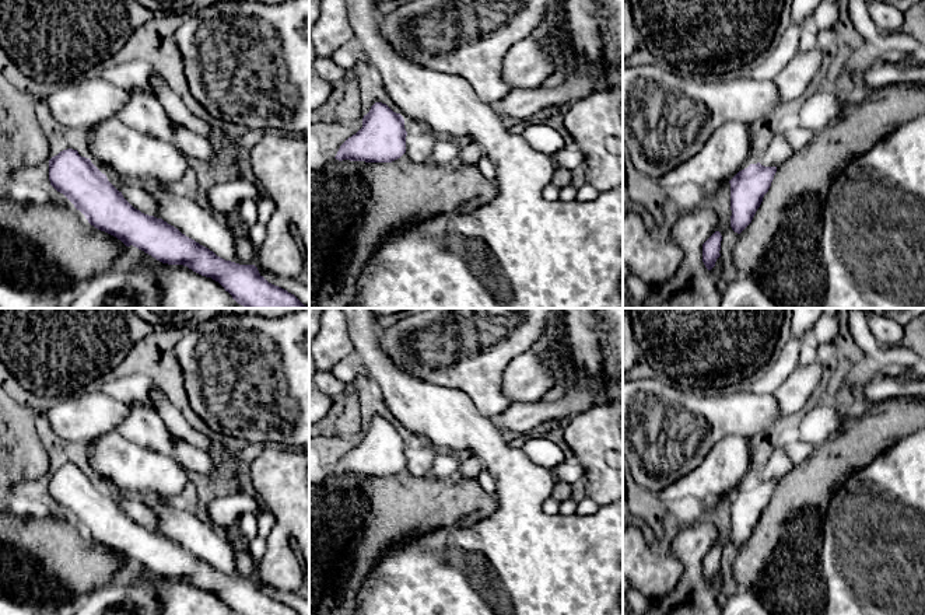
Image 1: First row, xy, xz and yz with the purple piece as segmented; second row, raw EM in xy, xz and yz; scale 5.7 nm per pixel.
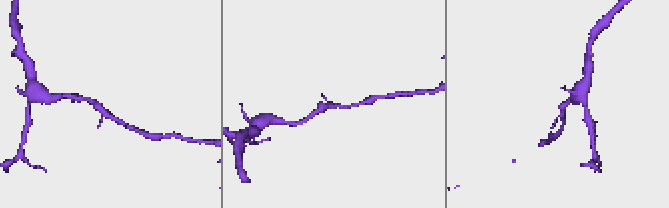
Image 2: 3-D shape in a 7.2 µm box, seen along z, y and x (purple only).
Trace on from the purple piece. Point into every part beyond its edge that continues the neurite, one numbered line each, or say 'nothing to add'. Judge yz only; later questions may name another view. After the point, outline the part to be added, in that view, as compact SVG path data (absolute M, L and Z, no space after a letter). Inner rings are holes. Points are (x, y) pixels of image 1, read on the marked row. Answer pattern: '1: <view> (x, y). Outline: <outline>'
nothing to add

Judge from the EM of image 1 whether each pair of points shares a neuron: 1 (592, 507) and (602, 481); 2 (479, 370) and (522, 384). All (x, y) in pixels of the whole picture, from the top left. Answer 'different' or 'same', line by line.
1: different
2: different

